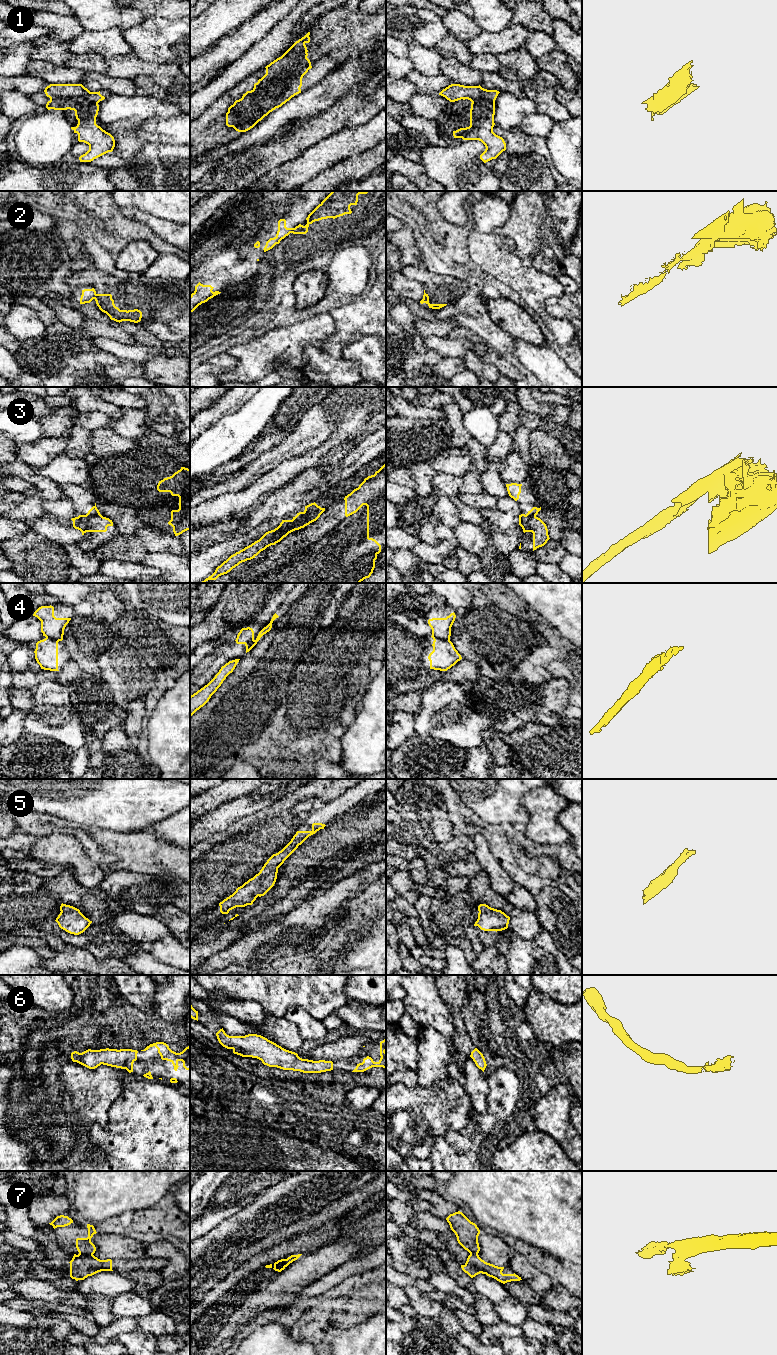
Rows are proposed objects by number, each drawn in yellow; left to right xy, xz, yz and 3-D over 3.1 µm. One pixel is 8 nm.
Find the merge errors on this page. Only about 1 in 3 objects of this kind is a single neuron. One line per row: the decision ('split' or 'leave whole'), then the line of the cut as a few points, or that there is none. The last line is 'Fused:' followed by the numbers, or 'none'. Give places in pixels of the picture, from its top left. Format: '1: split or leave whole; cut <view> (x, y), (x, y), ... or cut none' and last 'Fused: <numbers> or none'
1: split; cut xz (282, 89), (277, 81), (264, 78), (251, 93), (243, 96)
2: split; cut xy (96, 294), (93, 298)
3: split; cut xz (298, 519), (292, 522), (291, 531)
4: split; cut yz (432, 634), (449, 640)
5: leave whole; cut none
6: leave whole; cut none
7: split; cut xy (79, 1253), (92, 1255)
Fused: 1, 2, 3, 4, 7

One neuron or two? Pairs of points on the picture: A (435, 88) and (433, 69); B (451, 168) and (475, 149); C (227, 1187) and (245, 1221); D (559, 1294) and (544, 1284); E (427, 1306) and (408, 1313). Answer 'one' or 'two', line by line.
A: two
B: one
C: two
D: two
E: two

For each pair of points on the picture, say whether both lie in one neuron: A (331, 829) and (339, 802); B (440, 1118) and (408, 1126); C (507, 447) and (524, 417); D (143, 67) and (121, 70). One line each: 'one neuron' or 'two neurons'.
A: two neurons
B: one neuron
C: two neurons
D: one neuron

